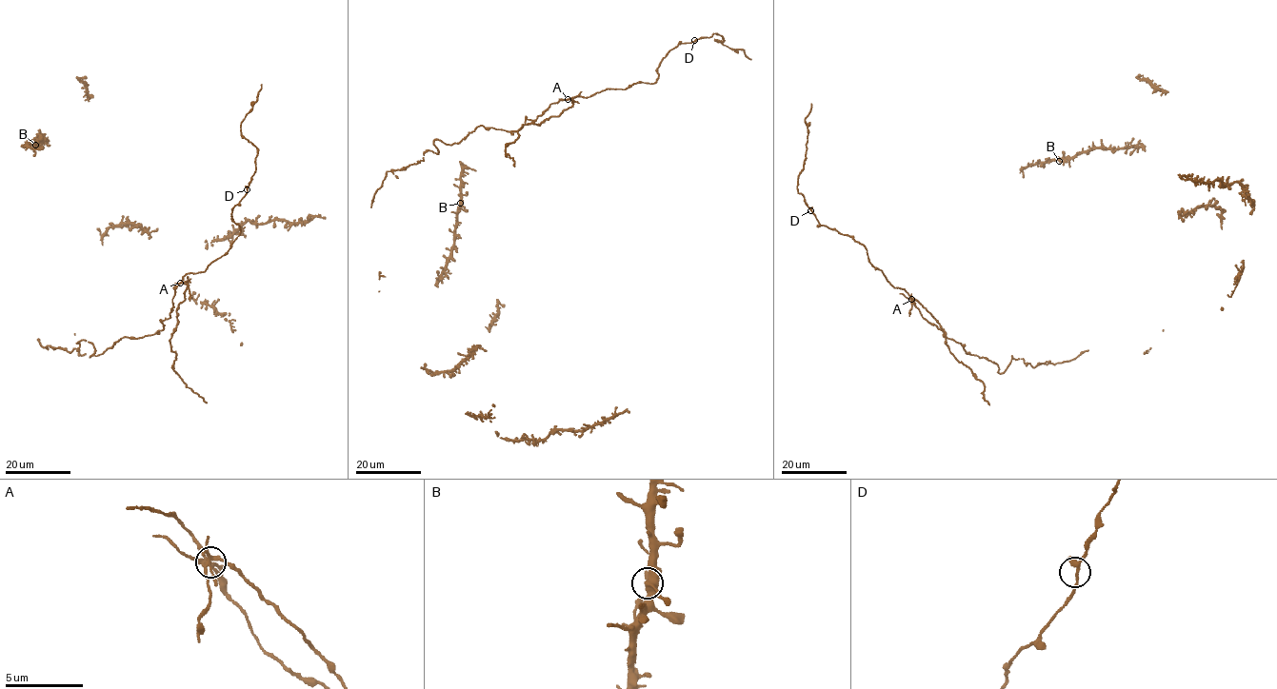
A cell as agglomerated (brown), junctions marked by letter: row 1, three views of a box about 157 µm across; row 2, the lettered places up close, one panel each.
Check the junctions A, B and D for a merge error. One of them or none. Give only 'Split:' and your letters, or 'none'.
Split: A

